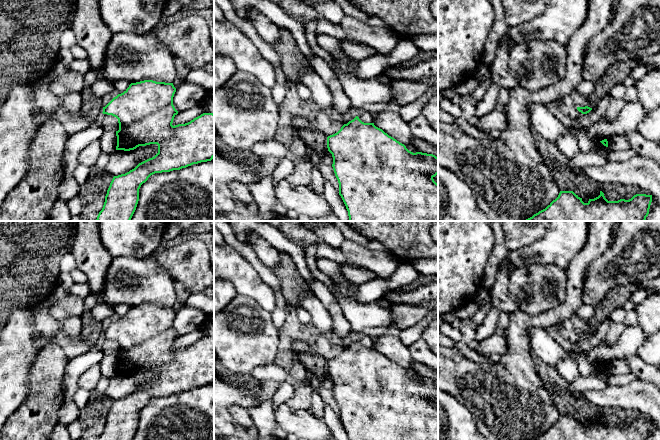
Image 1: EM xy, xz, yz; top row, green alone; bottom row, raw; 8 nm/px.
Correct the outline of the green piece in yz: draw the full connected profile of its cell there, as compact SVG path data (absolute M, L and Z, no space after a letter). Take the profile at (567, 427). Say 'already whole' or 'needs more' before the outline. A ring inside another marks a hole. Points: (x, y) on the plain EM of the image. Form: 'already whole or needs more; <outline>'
already whole; M560 415L558 421L533 440L648 440L652 419L636 418L631 423L608 425L604 417L587 427L573 415Z

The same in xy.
already whole; M144 304L131 307L123 317L118 318L103 331L103 338L112 339L118 343L119 354L116 355L116 374L130 375L139 370L157 368L158 377L154 381L139 387L129 396L113 401L105 420L103 432L98 440L133 440L139 425L139 413L151 399L180 394L193 388L211 385L214 382L214 338L203 337L188 347L173 350L174 341L178 338L173 329L175 316L176 312L173 307Z

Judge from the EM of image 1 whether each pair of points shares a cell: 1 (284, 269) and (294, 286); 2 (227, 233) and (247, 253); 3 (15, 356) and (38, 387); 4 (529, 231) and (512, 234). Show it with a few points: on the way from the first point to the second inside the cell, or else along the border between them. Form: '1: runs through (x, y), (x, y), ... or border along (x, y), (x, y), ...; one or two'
1: runs through (287, 273), (291, 282); one
2: runs through (230, 238), (242, 248); one
3: border along (37, 352), (29, 373), (28, 392), (25, 397); two
4: runs through (525, 231), (519, 231), (516, 234); one

